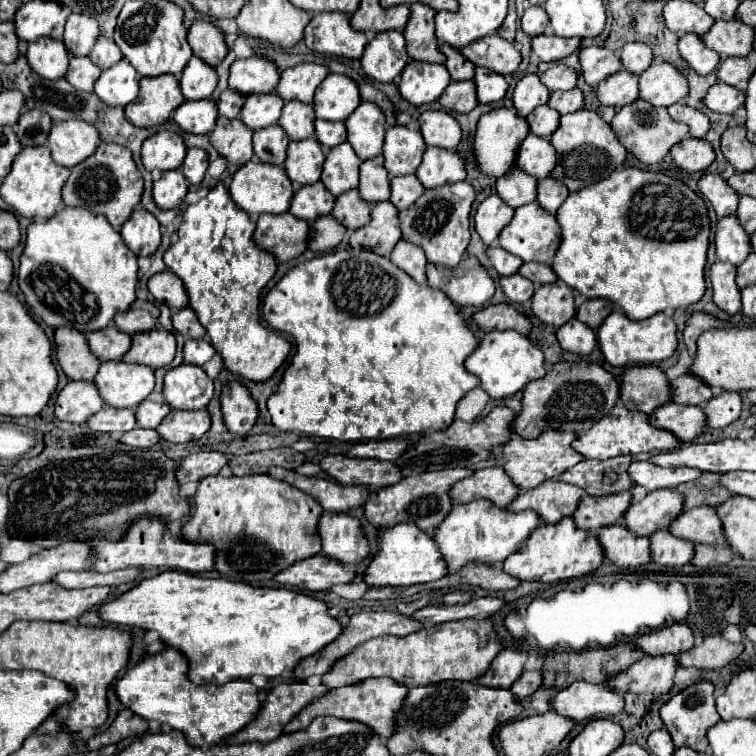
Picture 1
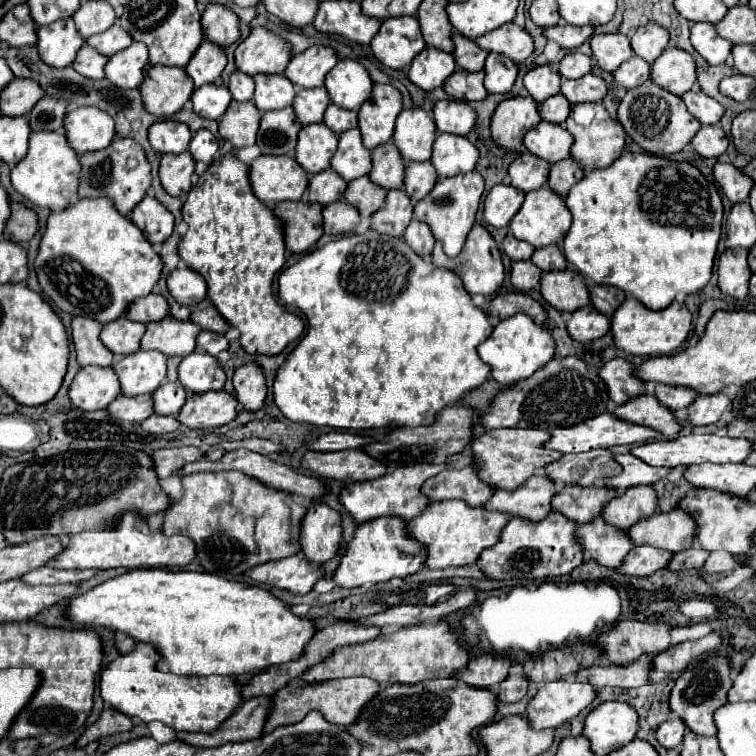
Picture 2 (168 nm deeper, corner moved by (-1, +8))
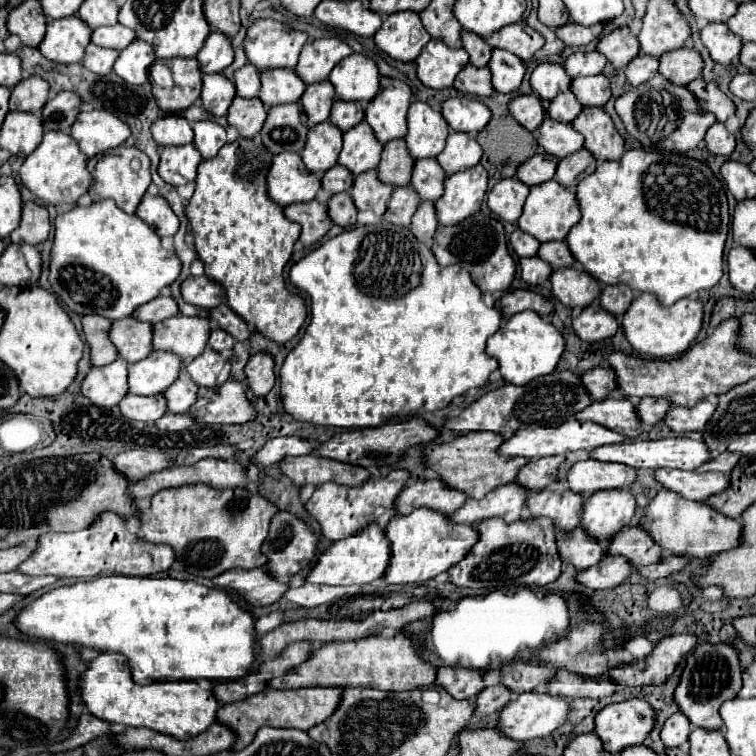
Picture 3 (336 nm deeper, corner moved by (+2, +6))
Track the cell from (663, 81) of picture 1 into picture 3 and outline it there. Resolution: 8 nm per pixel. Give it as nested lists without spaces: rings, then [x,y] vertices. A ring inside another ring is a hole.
[[[675,49],[659,57],[659,73],[673,85],[689,85],[701,75],[703,59],[695,49]]]

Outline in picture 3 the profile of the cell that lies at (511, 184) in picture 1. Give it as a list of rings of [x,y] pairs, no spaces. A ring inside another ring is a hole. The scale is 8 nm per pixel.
[[[539,151],[537,155],[533,155],[531,159],[527,159],[517,167],[515,179],[525,183],[527,187],[533,187],[553,179],[555,169],[557,169],[557,161],[553,161],[551,155],[545,155],[543,151]]]

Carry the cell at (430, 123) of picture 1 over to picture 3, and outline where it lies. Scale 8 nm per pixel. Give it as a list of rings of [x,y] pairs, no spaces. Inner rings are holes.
[[[469,97],[447,99],[443,103],[441,113],[449,129],[463,133],[481,131],[481,127],[485,127],[485,123],[489,121],[489,109],[477,99],[469,99]]]

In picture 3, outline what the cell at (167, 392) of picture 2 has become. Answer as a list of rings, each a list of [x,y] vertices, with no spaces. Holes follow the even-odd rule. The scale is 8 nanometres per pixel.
[[[175,381],[163,395],[167,399],[167,409],[171,413],[187,413],[197,399],[197,385],[193,381]]]

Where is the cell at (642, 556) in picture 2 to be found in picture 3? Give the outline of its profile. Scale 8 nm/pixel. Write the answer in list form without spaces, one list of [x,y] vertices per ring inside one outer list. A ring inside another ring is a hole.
[[[605,555],[605,559],[585,571],[579,573],[579,581],[585,583],[589,589],[613,589],[621,585],[629,575],[633,567],[631,563],[621,555]]]

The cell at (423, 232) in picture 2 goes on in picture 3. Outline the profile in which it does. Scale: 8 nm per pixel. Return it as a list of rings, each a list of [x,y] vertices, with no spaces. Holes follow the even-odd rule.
[[[421,203],[419,205],[419,209],[415,211],[415,215],[411,219],[409,229],[415,235],[415,239],[419,239],[421,243],[431,243],[431,239],[435,235],[435,229],[437,229],[433,203]]]

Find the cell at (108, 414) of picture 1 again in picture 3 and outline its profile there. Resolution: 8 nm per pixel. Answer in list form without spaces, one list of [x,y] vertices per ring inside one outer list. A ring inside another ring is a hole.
[[[125,395],[119,403],[119,409],[125,419],[157,421],[167,411],[167,403],[163,395],[151,395],[151,397]]]

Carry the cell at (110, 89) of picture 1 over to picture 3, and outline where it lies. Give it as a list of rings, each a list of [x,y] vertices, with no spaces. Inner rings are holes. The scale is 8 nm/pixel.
[[[135,39],[129,47],[125,47],[119,53],[113,69],[127,83],[141,85],[141,83],[147,81],[145,77],[149,73],[149,67],[153,65],[153,61],[155,61],[153,47],[149,43],[145,43],[145,41]]]

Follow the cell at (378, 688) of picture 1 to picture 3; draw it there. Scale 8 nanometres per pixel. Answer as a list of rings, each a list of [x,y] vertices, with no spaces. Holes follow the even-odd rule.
[[[267,687],[265,691],[251,695],[249,699],[241,701],[241,703],[229,703],[229,705],[221,705],[221,711],[217,711],[217,721],[229,725],[235,733],[237,733],[237,743],[233,745],[233,749],[243,749],[249,743],[253,743],[255,733],[259,727],[295,727],[295,729],[303,729],[309,731],[311,727],[323,723],[325,719],[329,719],[343,697],[343,689],[341,687],[305,687],[305,689],[273,689]]]

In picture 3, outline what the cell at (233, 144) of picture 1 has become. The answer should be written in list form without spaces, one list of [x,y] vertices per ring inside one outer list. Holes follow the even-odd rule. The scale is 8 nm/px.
[[[235,97],[227,111],[227,121],[231,127],[235,127],[239,131],[239,137],[253,139],[261,131],[263,123],[265,123],[265,115],[267,115],[267,111],[257,97],[253,97],[253,99]]]

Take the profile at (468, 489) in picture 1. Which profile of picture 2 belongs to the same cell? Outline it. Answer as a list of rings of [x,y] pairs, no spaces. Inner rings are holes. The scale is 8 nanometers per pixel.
[[[476,467],[440,471],[424,483],[424,495],[430,501],[460,499],[472,507],[484,507],[494,489],[478,479]]]

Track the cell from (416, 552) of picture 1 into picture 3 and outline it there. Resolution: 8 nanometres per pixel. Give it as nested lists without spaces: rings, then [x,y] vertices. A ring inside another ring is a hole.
[[[371,523],[357,535],[345,537],[335,541],[317,561],[317,565],[307,575],[307,583],[321,583],[321,585],[365,585],[375,579],[381,579],[389,567],[389,539],[385,531]]]

